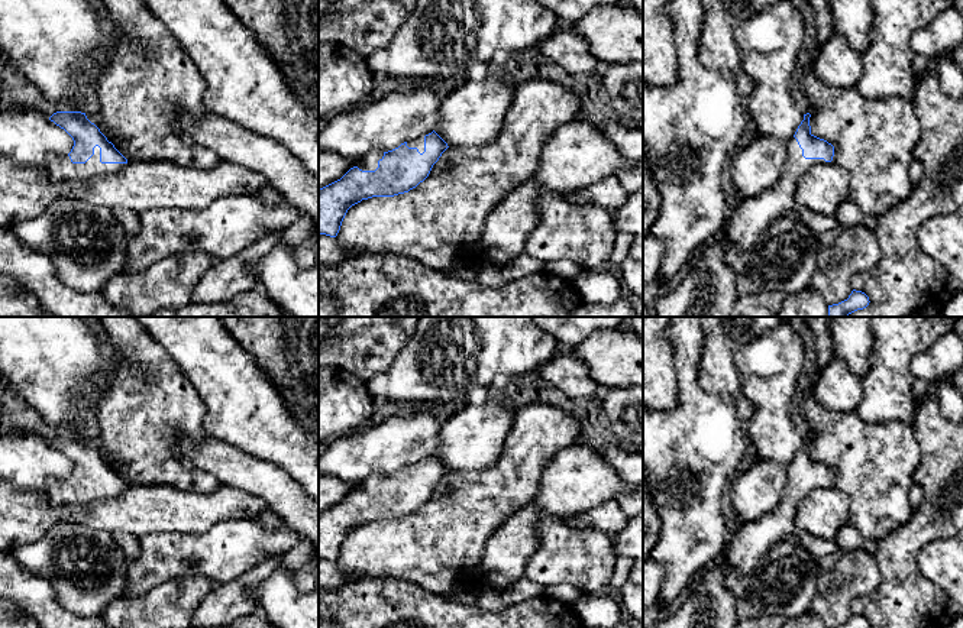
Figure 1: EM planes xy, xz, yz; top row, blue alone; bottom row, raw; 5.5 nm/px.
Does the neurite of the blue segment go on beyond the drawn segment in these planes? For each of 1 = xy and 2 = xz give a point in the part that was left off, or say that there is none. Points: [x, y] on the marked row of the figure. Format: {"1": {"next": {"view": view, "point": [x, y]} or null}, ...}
{"1": {"next": {"view": "xy", "point": [61, 170]}}, "2": {"next": {"view": "xz", "point": [371, 161]}}}

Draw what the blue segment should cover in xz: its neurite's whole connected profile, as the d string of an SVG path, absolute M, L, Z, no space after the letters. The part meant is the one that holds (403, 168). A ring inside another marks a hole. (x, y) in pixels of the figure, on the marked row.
M433 130L388 152L371 152L358 168L319 190L319 234L336 237L348 210L372 197L394 197L423 182L447 149Z

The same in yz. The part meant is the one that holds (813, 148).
M804 114L792 139L786 142L786 162L781 179L757 197L744 198L728 217L724 236L727 239L726 262L736 272L737 295L746 297L763 291L782 291L786 295L809 289L817 268L818 237L837 227L834 216L815 213L795 200L798 179L815 164L831 162L834 146L811 133L811 114Z

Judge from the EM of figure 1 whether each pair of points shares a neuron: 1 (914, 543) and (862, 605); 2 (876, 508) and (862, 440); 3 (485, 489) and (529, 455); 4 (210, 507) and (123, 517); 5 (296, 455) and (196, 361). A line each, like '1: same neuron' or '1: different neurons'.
1: same neuron
2: same neuron
3: same neuron
4: same neuron
5: same neuron

